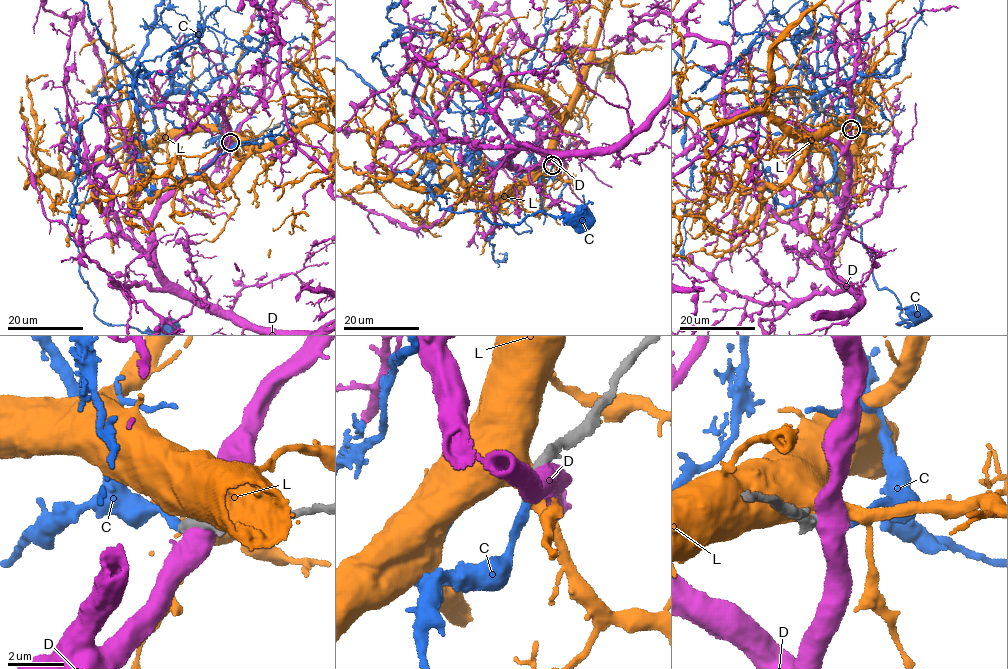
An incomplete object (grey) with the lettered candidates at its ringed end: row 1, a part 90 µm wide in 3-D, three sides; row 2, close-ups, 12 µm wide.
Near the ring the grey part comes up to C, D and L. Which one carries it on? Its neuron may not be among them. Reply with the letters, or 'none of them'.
C

